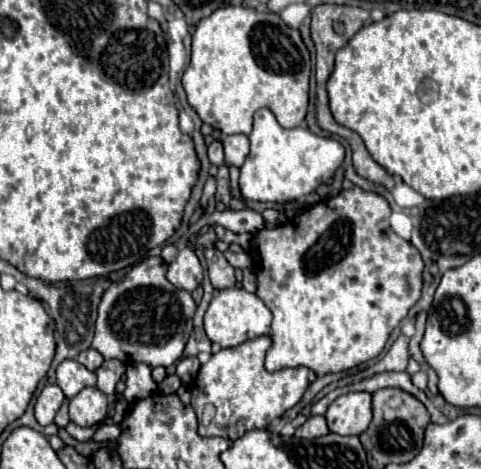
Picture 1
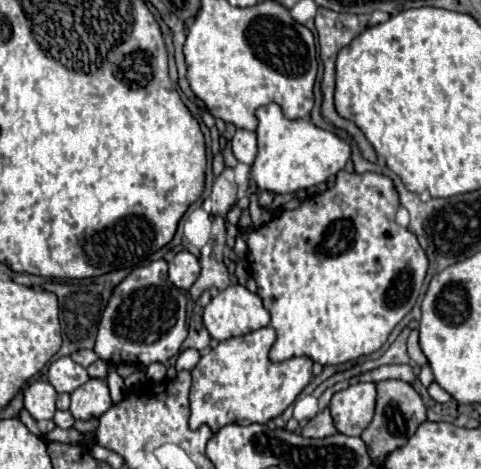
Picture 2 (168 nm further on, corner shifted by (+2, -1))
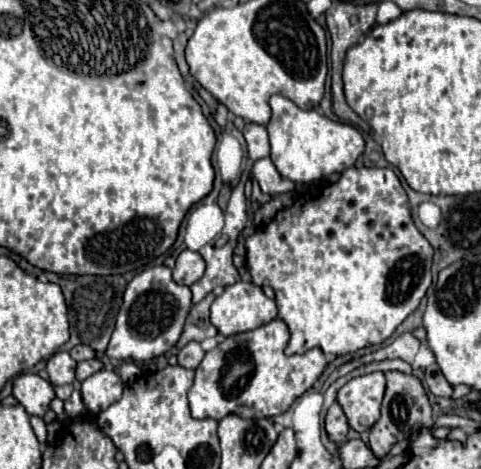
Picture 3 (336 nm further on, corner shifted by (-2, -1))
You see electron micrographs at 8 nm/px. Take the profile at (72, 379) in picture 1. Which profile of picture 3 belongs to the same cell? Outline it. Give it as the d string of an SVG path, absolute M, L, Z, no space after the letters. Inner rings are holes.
M58 350L46 360L46 372L52 384L72 384L74 370L76 370L76 362L70 358L66 350Z

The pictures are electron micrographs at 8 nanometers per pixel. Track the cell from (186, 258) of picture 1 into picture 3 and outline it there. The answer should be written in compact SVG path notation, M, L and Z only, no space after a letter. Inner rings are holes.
M182 250L180 256L176 258L176 266L174 266L174 282L176 284L184 284L184 286L192 286L194 282L198 282L204 274L204 260L198 252L194 250Z

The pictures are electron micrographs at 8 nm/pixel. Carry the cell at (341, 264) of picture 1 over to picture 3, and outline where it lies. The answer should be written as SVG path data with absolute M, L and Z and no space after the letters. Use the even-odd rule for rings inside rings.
M366 166L348 168L340 174L340 178L334 184L328 184L316 192L296 198L292 206L278 210L276 216L266 226L258 228L246 240L246 262L248 262L248 272L252 276L252 282L268 282L268 286L272 286L272 290L276 292L278 318L284 320L290 328L290 342L288 342L286 354L304 354L310 348L322 348L326 354L350 354L350 352L356 352L360 348L372 346L372 344L382 344L418 308L420 300L426 296L426 290L432 282L430 242L414 226L414 220L412 220L410 208L408 208L408 196L392 168L366 168Z

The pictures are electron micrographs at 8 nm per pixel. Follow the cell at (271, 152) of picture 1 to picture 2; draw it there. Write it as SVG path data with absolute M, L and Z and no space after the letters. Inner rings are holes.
M276 104L258 108L256 118L258 154L252 164L252 180L262 192L288 194L316 186L340 172L350 158L350 146L336 134L322 130L308 120L288 120Z

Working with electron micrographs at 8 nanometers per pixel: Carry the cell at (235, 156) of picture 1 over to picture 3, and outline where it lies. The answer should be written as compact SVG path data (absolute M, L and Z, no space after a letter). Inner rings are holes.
M246 124L242 132L244 132L246 144L248 144L248 156L250 156L252 160L260 160L260 158L270 156L270 144L268 144L266 126Z

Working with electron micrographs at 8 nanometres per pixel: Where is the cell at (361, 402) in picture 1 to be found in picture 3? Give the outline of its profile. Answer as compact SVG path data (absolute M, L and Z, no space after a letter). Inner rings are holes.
M382 372L352 378L338 392L338 404L342 406L350 428L356 432L368 432L378 416L384 398L386 380Z

